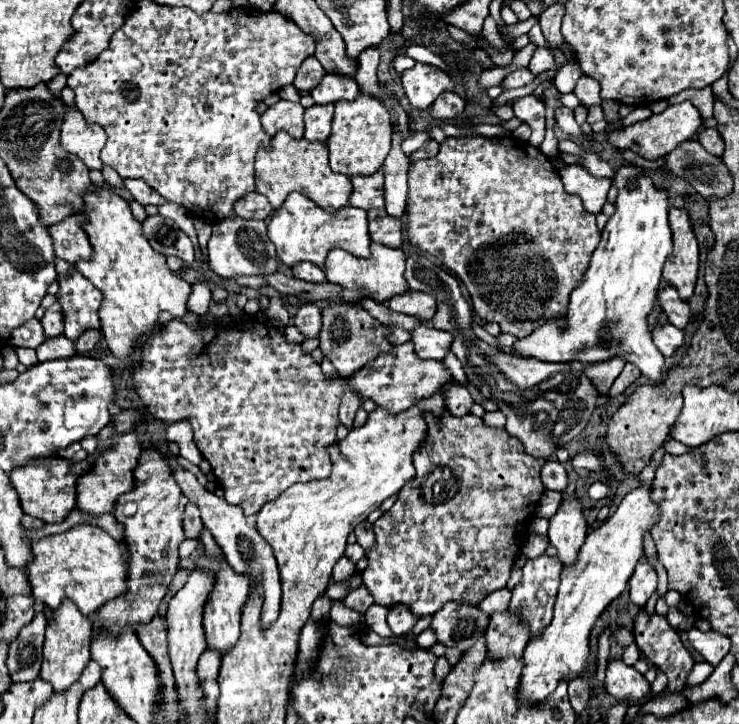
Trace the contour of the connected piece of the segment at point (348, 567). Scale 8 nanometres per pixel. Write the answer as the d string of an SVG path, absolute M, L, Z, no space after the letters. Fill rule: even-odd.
M340 557L340 561L338 561L336 567L334 567L332 579L334 579L336 583L342 583L342 581L346 581L352 573L354 573L354 563L352 563L348 557Z

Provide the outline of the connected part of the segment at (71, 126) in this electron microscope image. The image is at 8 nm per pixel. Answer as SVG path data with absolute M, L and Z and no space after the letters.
M64 105L64 123L60 137L64 149L76 153L84 165L90 169L102 169L100 151L106 143L106 133L98 123L88 123L78 107Z

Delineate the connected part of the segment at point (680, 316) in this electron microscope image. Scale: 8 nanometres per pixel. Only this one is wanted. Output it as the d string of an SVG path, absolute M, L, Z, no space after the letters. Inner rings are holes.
M662 283L662 285L664 287L660 289L660 295L658 295L658 307L674 327L684 329L690 321L688 303L678 297L678 291L672 285L668 285L668 283Z

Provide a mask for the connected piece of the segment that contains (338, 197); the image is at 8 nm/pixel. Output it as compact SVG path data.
M280 131L272 137L270 147L260 147L256 153L256 191L268 197L274 209L280 209L288 193L298 191L308 195L318 205L324 205L328 211L338 211L348 203L352 183L346 175L334 173L328 165L328 147L326 143L312 143L306 139L294 139L292 135Z

